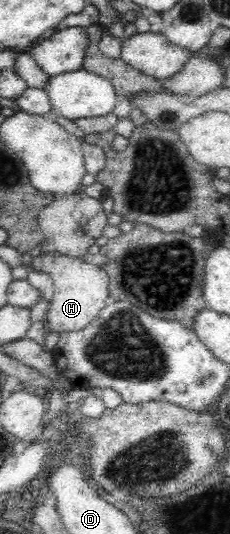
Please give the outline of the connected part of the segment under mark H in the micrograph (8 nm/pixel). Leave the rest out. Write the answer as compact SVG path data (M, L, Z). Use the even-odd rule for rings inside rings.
M53 251L51 254L32 258L29 270L47 273L53 279L53 295L44 319L46 333L55 332L61 335L73 330L82 330L98 317L109 300L107 273L81 258L67 257Z

